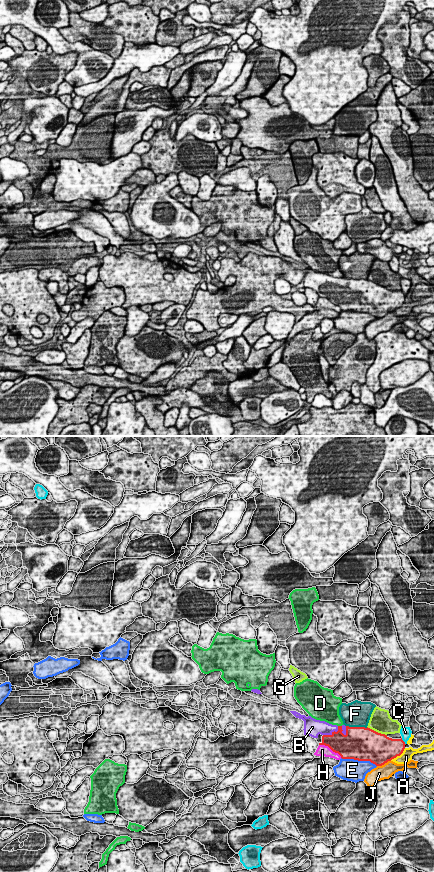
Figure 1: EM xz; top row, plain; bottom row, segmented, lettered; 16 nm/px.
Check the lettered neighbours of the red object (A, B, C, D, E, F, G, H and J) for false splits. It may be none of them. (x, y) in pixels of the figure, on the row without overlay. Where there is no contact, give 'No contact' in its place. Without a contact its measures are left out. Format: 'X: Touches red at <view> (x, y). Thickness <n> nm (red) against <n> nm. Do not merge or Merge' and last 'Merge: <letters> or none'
A: Touches red at xz (398, 307). Thickness 400 nm (red) against 180 nm. Do not merge
B: Touches red at xz (332, 284). Thickness 320 nm (red) against 220 nm. Merge
C: Touches red at xz (403, 293). Thickness 320 nm (red) against 170 nm. Do not merge
D: Touches red at xz (340, 278). Thickness 300 nm (red) against 280 nm. Do not merge
E: Touches red at xz (359, 312). Thickness 500 nm (red) against 360 nm. Do not merge
F: Touches red at xz (357, 279). Thickness 500 nm (red) against 420 nm. Do not merge
G: Touches red at xz (377, 284). Thickness 500 nm (red) against 360 nm. Do not merge
H: Touches red at xz (330, 300). Thickness 360 nm (red) against 190 nm. Do not merge
J: Touches red at xz (383, 316). Thickness 480 nm (red) against 240 nm. Do not merge
Merge: B

